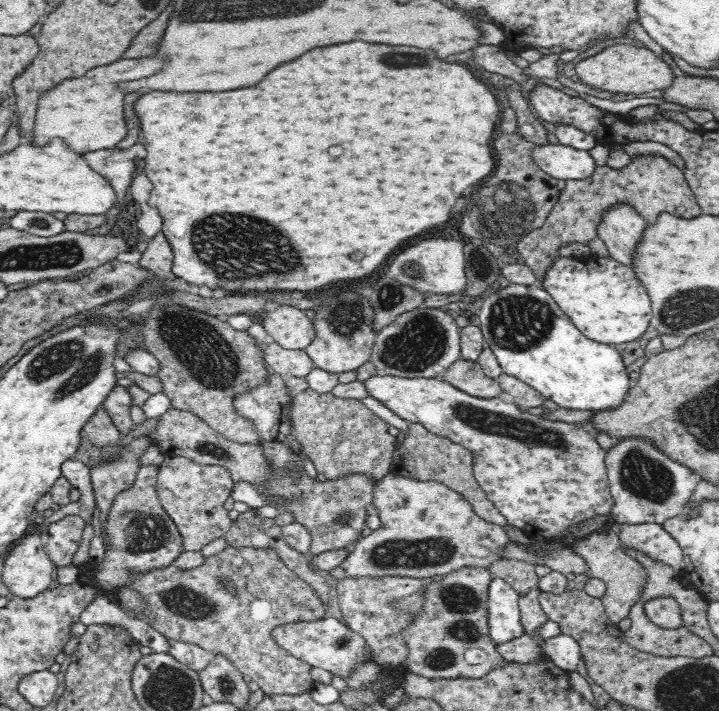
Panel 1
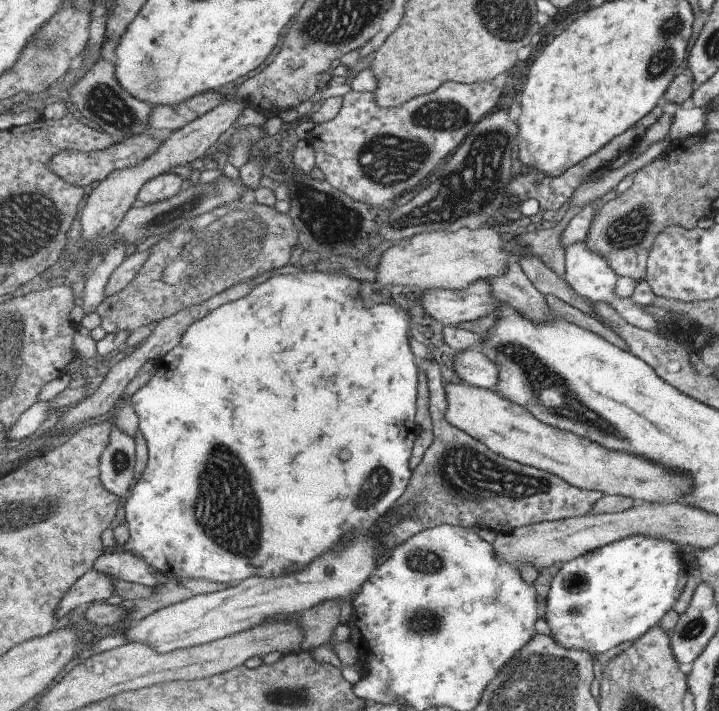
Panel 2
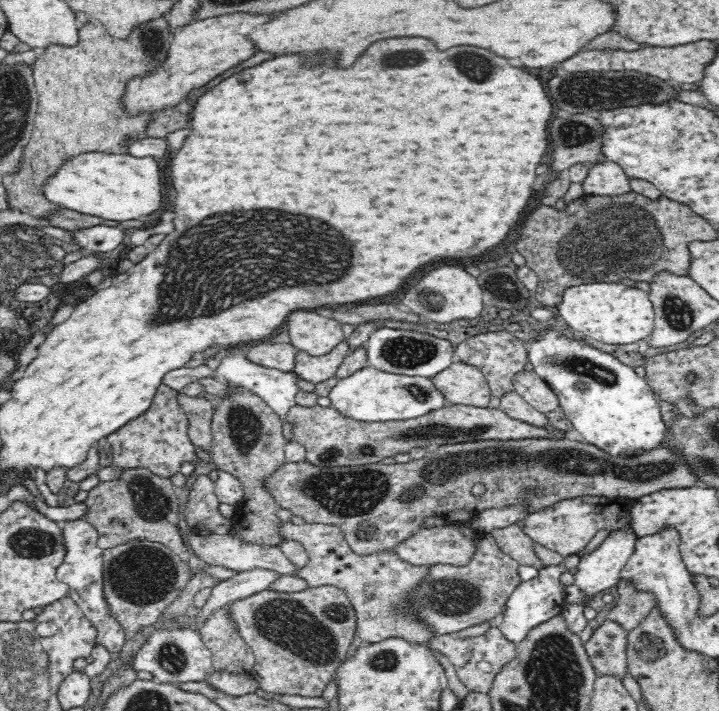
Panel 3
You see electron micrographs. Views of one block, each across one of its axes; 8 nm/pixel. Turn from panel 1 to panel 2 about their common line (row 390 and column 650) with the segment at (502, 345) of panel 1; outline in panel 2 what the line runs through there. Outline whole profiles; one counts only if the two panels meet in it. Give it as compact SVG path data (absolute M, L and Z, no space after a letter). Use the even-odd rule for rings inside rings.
M627 537L620 541L607 544L607 546L594 550L574 561L565 563L554 577L552 587L548 592L548 599L546 600L544 619L552 631L551 636L559 645L563 645L563 648L587 651L592 655L601 654L601 652L605 652L605 650L609 650L609 648L613 648L613 646L617 646L617 644L621 644L621 642L631 642L631 640L634 641L638 639L645 631L649 631L651 627L657 625L658 620L661 619L669 609L672 609L674 601L677 600L685 584L684 567L687 565L680 559L676 546L678 545L653 537Z

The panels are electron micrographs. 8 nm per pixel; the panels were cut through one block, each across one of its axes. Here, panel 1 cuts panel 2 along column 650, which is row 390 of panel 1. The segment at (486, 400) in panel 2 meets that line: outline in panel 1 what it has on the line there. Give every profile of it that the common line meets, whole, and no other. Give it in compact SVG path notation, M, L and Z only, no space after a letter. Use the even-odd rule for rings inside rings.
M458 359L444 373L444 380L470 396L478 398L503 397L503 390L497 379L484 374L478 361Z

